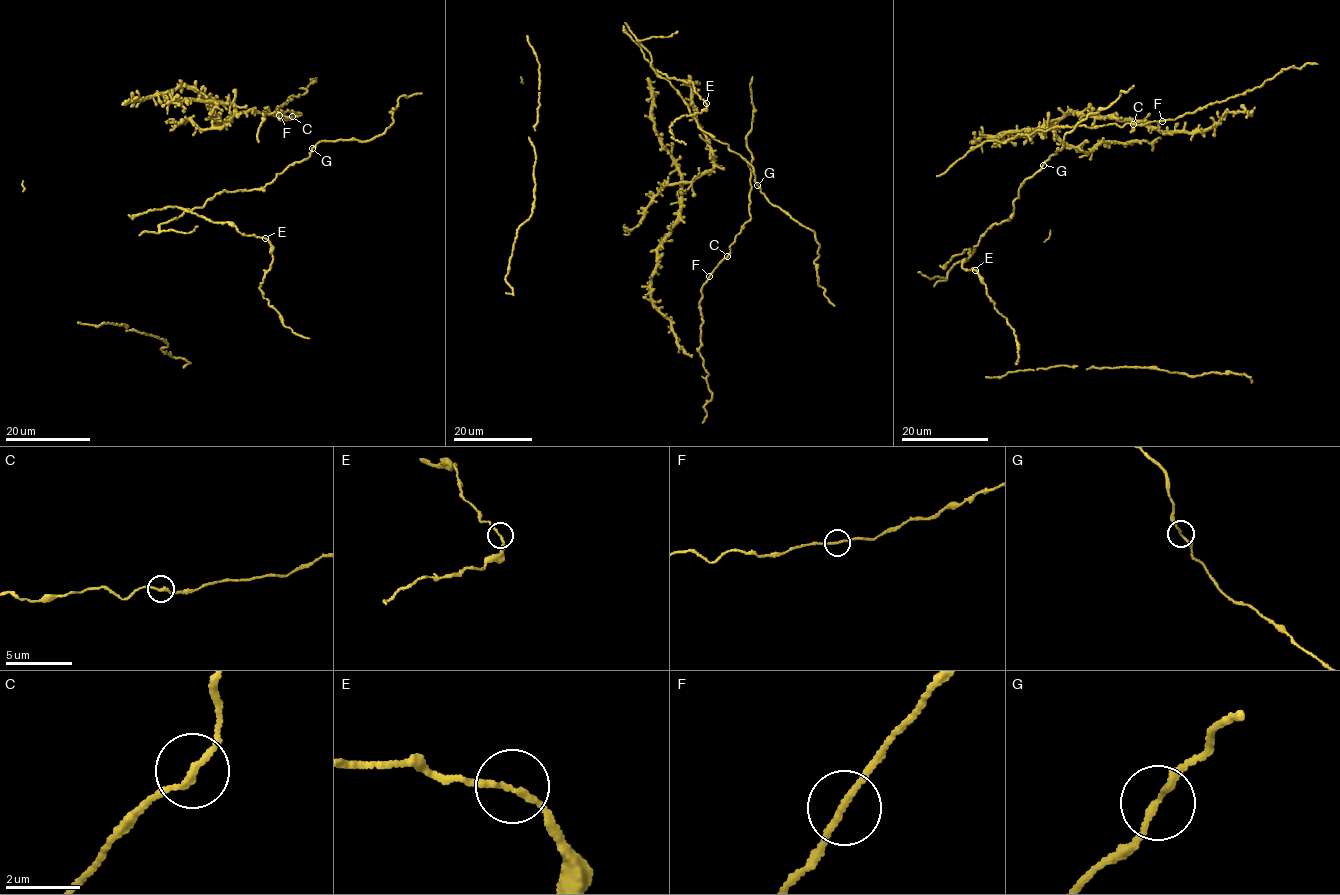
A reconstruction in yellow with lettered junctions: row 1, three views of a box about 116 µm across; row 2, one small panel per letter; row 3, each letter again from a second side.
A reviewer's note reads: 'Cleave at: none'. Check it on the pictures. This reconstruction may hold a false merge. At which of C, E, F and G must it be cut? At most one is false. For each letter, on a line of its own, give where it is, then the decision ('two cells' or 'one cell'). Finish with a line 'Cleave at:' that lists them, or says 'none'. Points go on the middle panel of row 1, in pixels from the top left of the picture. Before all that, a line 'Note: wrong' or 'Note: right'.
Note: right
C: at (727, 256); one cell
E: at (706, 103); one cell
F: at (709, 276); one cell
G: at (757, 185); one cell
Cleave at: none

